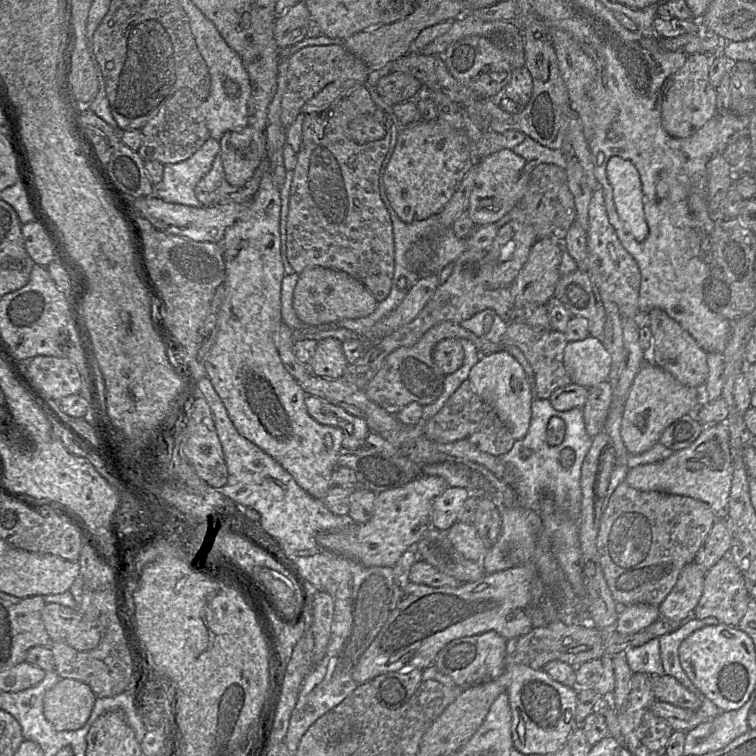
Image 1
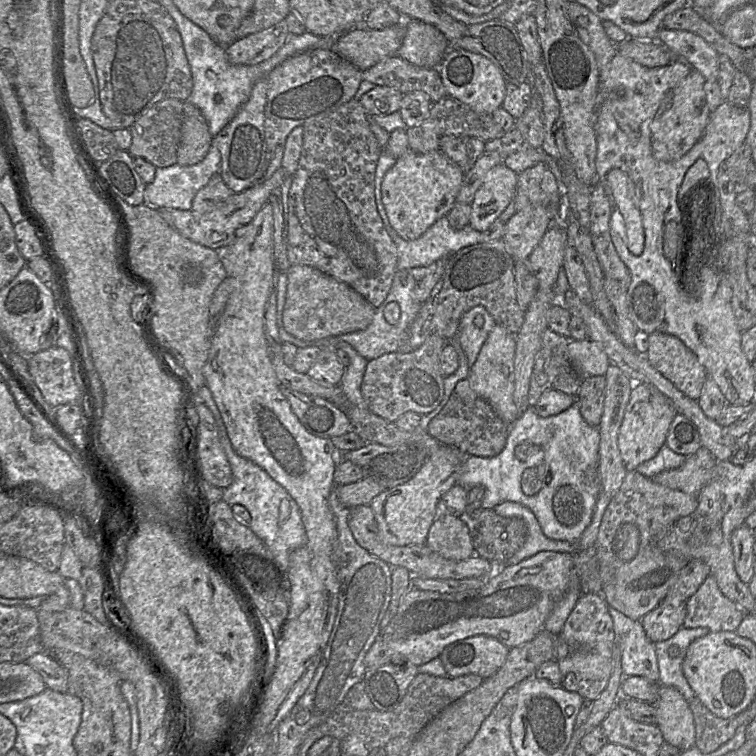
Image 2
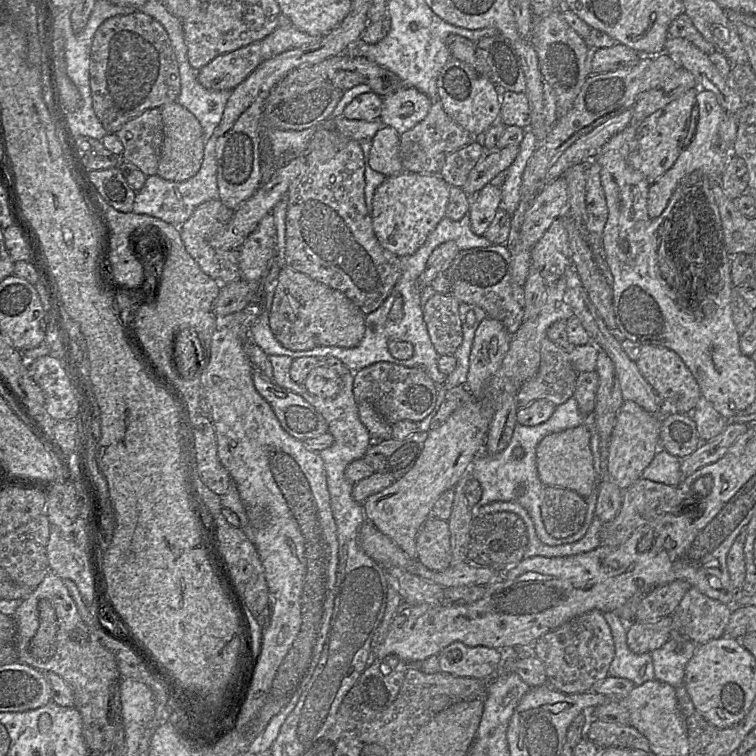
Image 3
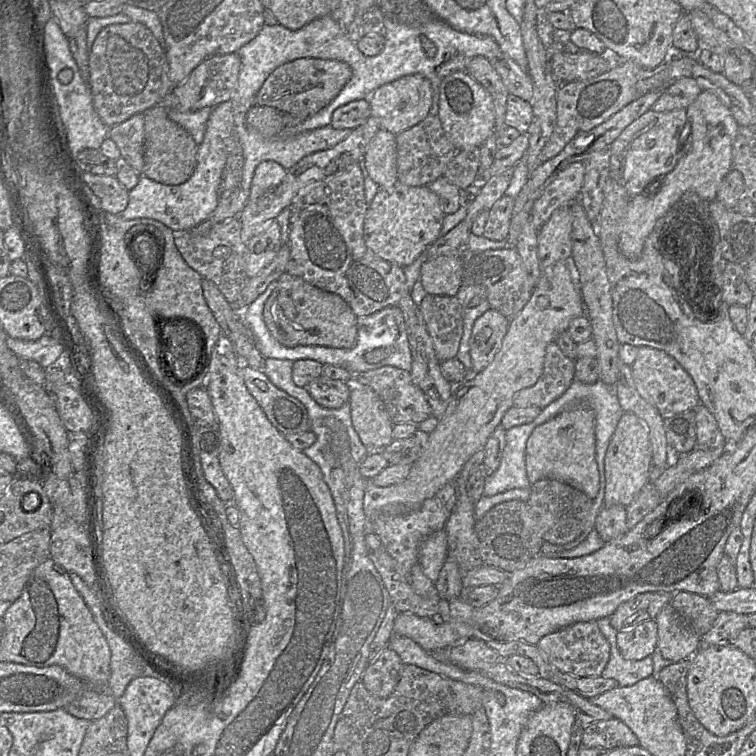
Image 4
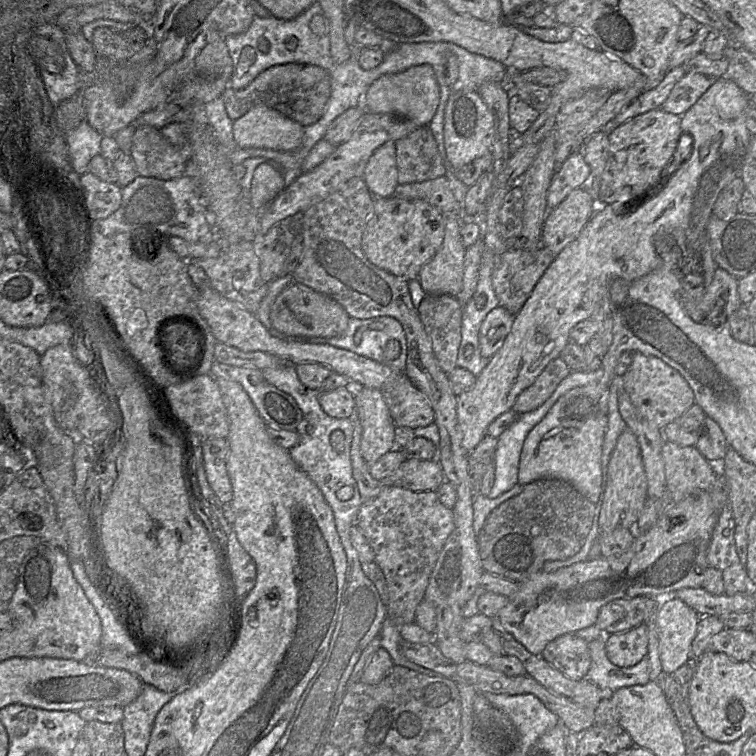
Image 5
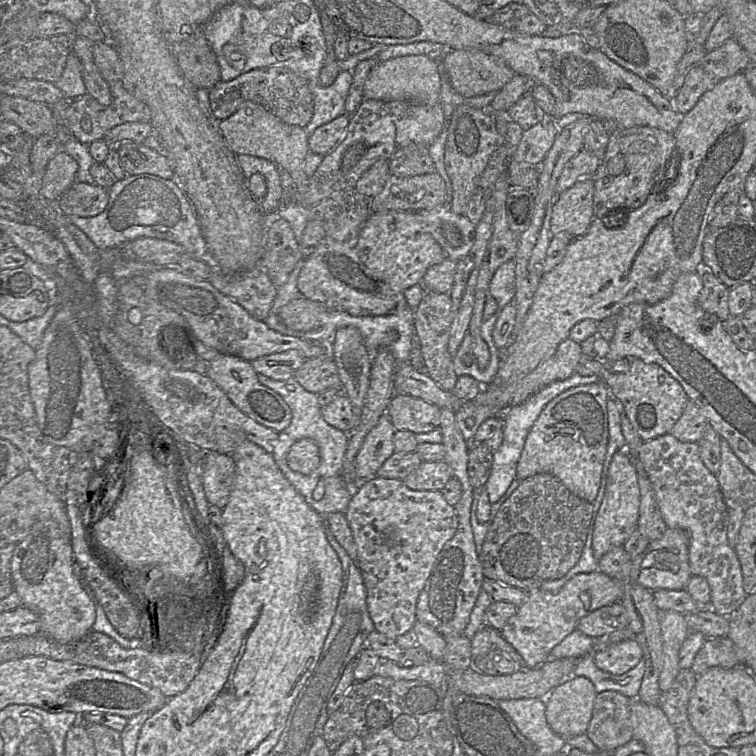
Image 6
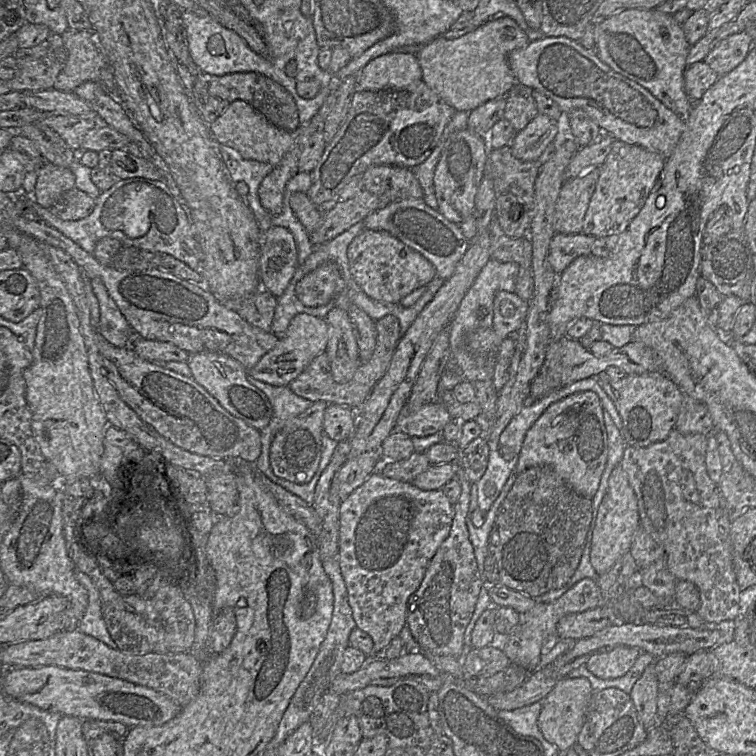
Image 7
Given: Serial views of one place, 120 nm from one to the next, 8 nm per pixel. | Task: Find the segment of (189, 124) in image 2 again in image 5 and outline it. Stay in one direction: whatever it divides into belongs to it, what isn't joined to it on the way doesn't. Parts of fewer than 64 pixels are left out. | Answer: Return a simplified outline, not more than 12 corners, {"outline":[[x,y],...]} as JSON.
{"outline":[[159,129],[135,131],[129,155],[139,176],[184,176],[191,147]]}

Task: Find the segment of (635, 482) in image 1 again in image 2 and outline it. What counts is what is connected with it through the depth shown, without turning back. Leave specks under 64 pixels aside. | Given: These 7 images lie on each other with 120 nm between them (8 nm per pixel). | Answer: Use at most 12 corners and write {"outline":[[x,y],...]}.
{"outline":[[705,447],[651,479],[695,495],[718,460]]}

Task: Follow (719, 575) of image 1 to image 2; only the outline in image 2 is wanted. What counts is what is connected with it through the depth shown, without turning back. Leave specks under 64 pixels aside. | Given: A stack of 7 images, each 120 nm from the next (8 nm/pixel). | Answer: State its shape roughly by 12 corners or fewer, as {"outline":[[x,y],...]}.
{"outline":[[708,575],[686,602],[685,628],[736,631],[746,612]]}

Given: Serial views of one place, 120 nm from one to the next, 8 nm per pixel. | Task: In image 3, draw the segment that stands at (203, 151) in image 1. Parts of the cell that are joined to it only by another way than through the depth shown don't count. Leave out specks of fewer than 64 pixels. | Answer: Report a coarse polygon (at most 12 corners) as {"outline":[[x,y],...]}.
{"outline":[[216,141],[190,179],[148,176],[132,212],[179,227],[218,199]]}

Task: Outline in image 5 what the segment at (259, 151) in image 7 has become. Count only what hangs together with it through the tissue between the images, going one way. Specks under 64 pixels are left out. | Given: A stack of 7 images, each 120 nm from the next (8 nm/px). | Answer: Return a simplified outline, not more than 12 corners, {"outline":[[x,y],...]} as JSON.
{"outline":[[256,105],[233,121],[240,148],[292,151],[304,127]]}

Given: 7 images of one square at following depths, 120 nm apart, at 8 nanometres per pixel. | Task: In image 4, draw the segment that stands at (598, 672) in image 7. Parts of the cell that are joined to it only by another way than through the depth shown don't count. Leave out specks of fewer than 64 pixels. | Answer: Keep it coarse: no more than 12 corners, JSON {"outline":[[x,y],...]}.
{"outline":[[646,620],[617,632],[625,660],[657,650],[657,624]]}

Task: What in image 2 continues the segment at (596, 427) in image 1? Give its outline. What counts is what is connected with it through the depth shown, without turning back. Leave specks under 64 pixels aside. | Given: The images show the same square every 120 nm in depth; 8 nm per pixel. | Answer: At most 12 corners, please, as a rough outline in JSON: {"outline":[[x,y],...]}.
{"outline":[[605,376],[582,378],[577,394],[584,420],[598,427]]}

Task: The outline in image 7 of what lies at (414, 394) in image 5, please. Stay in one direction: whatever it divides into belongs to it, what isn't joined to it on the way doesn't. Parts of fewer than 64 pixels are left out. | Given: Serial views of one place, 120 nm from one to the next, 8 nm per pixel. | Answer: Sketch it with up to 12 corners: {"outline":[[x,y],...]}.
{"outline":[[440,402],[398,416],[394,430],[409,437],[441,431],[453,418]]}

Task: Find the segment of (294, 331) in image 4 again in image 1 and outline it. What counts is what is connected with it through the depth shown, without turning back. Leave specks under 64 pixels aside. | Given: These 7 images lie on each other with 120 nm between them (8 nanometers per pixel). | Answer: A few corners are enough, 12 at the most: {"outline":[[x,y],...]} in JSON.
{"outline":[[344,271],[299,274],[293,309],[317,326],[363,318],[377,307]]}

